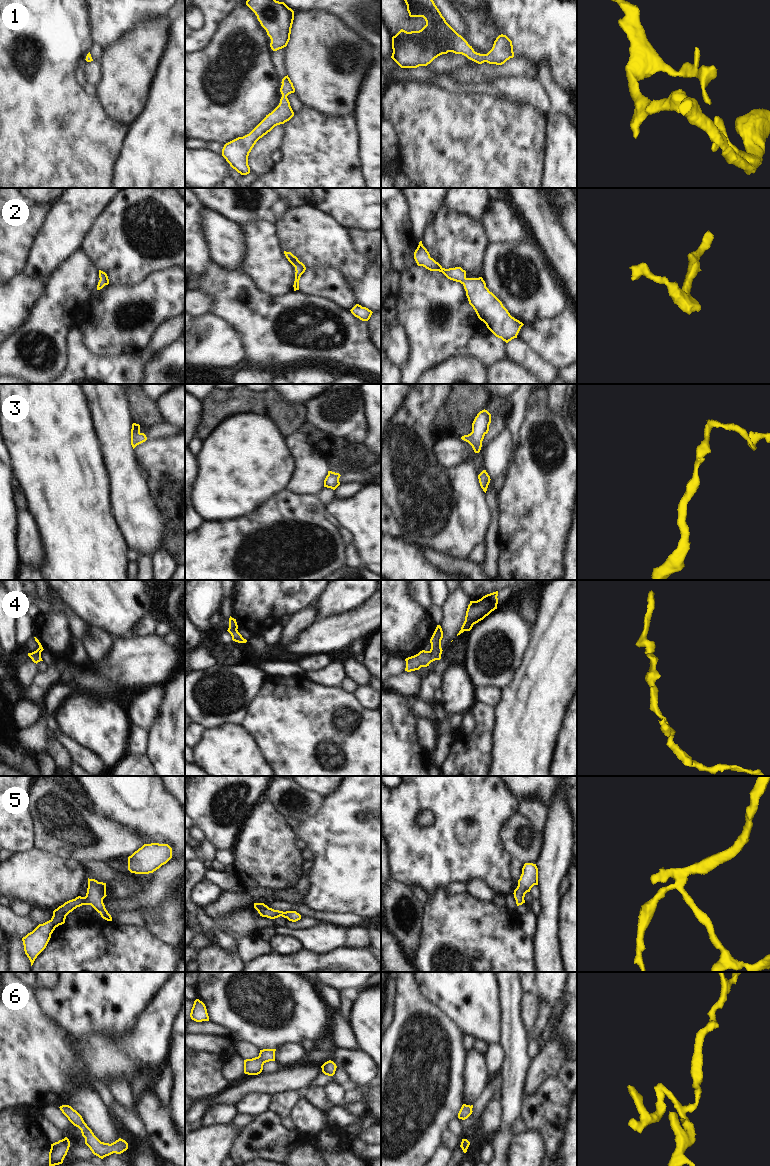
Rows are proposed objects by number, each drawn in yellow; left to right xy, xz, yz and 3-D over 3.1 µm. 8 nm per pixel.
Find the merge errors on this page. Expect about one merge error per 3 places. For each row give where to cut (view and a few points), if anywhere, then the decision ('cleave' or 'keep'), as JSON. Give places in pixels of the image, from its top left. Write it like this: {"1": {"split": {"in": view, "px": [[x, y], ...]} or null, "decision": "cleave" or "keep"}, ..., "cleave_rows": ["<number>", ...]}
{"1": {"split": null, "decision": "keep"}, "2": {"split": null, "decision": "keep"}, "3": {"split": null, "decision": "keep"}, "4": {"split": null, "decision": "keep"}, "5": {"split": null, "decision": "keep"}, "6": {"split": null, "decision": "keep"}, "cleave_rows": []}

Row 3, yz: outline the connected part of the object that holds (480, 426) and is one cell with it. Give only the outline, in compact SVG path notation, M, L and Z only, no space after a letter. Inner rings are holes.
M487 410L480 411L472 423L472 432L461 437L462 440L468 442L475 453L479 453L482 447L484 436L489 431L491 423L491 414Z

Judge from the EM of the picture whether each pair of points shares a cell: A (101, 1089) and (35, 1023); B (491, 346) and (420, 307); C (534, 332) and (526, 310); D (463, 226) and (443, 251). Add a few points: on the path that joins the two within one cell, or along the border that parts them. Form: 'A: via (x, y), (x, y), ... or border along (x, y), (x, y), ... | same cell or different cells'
A: border along (76, 1054), (87, 1072), (104, 1085) | different cells
B: via (472, 338), (452, 328), (440, 328), (433, 324) | same cell
C: border along (553, 316), (524, 324) | different cells
D: via (460, 232), (449, 245) | same cell

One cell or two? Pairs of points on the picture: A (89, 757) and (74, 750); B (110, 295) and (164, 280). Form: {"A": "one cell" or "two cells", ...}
{"A": "one cell", "B": "one cell"}

